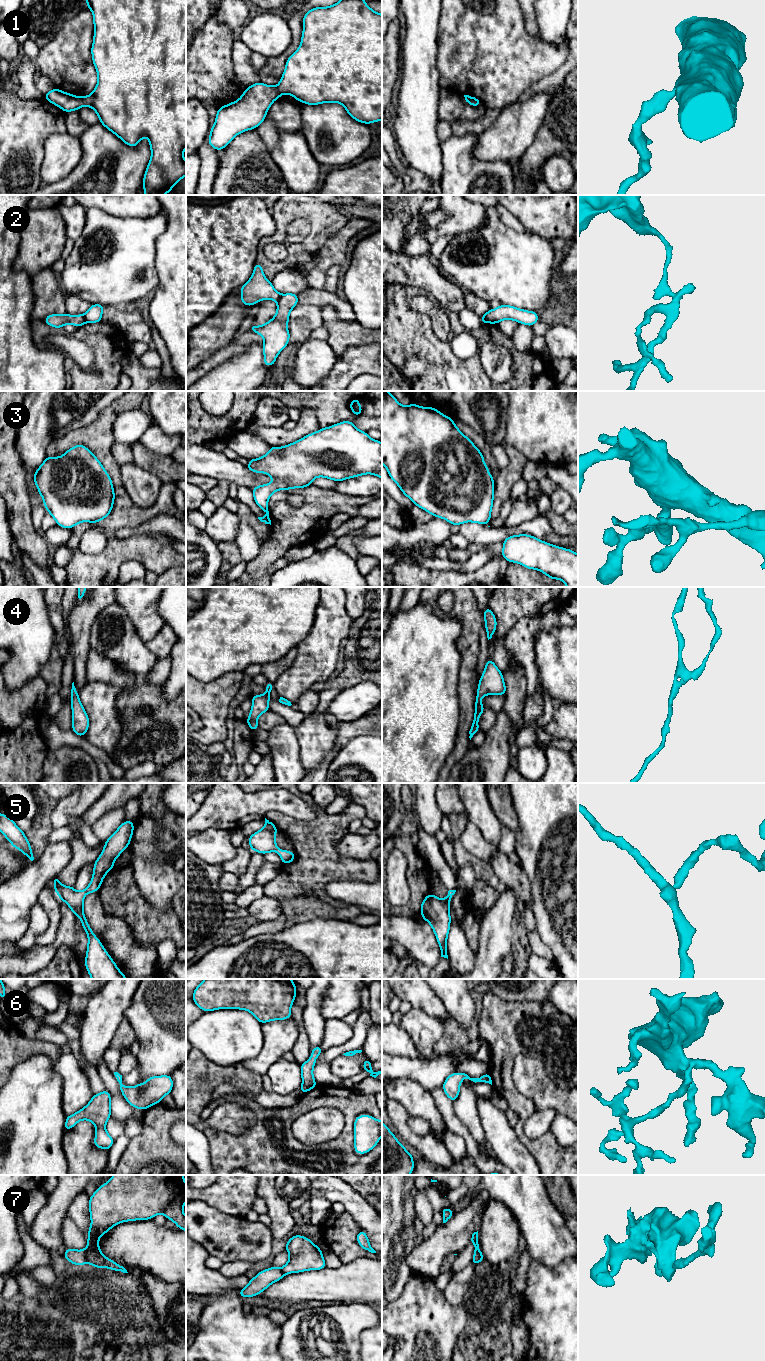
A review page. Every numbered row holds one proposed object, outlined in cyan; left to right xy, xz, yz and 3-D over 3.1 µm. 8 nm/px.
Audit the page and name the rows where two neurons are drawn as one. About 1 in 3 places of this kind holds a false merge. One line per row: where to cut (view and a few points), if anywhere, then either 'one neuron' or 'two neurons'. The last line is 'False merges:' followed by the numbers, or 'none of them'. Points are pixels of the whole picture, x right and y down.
1: no cut; one neuron
2: cut in xy along (82, 315), (86, 321); two neurons
3: no cut; one neuron
4: no cut; one neuron
5: no cut; one neuron
6: no cut; one neuron
7: cut in xy along (85, 1249), (87, 1262); two neurons
False merges: 2, 7

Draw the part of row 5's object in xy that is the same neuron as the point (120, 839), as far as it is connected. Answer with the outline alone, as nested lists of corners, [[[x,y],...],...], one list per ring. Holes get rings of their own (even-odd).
[[[125,820],[105,841],[100,856],[94,862],[91,882],[83,891],[76,891],[73,886],[62,885],[58,876],[52,878],[53,889],[74,915],[79,917],[89,939],[84,964],[92,979],[127,979],[93,933],[83,912],[83,902],[85,895],[99,890],[105,875],[114,868],[114,861],[129,846],[133,831],[134,822]]]

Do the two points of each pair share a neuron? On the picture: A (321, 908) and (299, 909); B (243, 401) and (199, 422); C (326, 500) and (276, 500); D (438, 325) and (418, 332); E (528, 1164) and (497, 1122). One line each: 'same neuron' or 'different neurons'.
A: same neuron
B: same neuron
C: same neuron
D: different neurons
E: same neuron

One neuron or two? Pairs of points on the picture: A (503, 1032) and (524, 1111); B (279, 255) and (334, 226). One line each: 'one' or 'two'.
A: one
B: two

